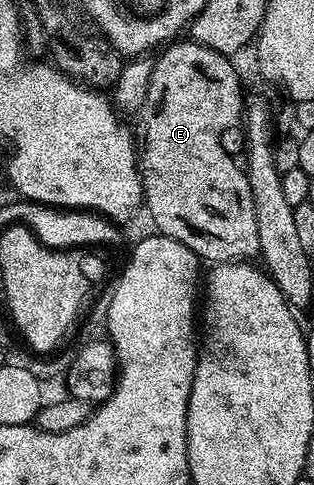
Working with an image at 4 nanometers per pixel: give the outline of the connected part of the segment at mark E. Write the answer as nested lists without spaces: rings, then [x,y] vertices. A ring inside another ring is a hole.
[[[175,40],[162,51],[163,55],[154,59],[149,76],[149,88],[145,92],[145,104],[137,111],[139,130],[137,126],[137,165],[139,177],[143,179],[143,197],[145,210],[151,213],[155,221],[154,229],[158,233],[169,236],[185,248],[189,248],[204,263],[218,264],[220,262],[241,262],[259,258],[259,241],[257,240],[257,220],[253,208],[253,192],[249,192],[249,176],[247,175],[247,155],[245,153],[245,97],[243,86],[239,83],[239,74],[230,57],[200,42]]]

